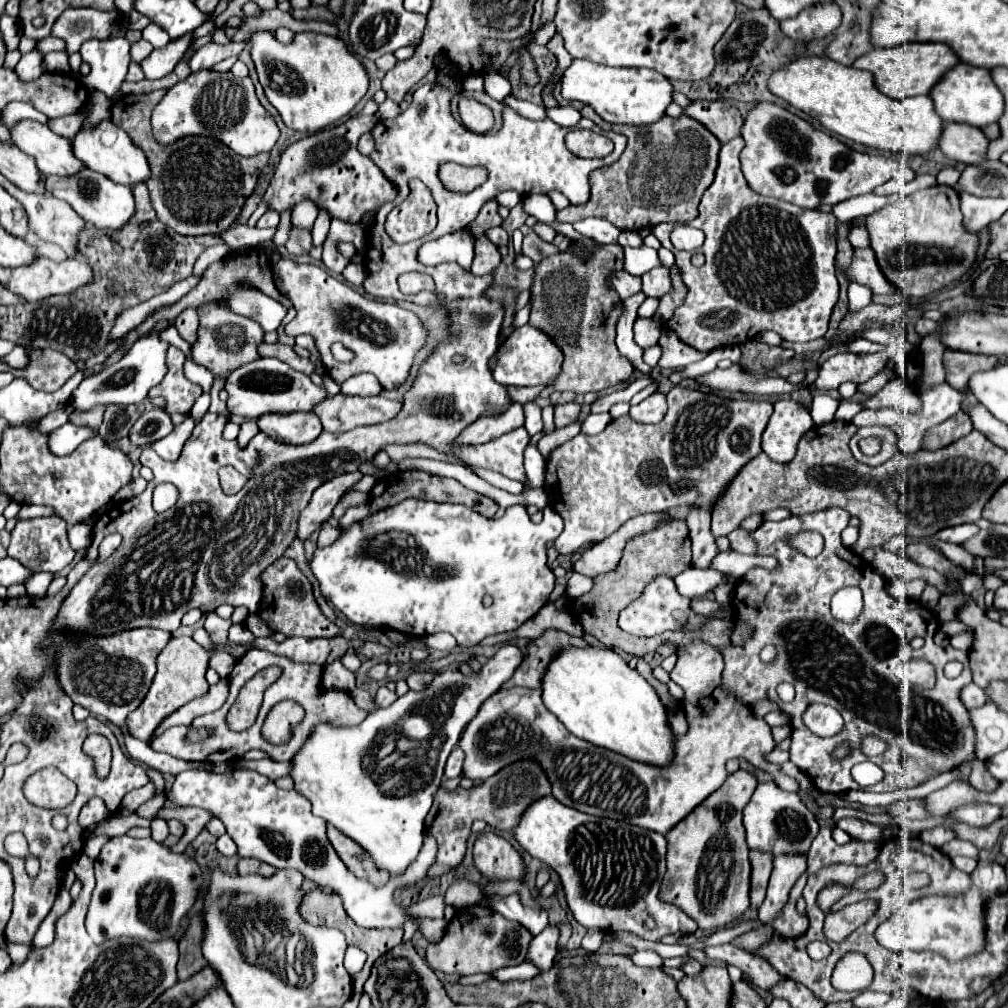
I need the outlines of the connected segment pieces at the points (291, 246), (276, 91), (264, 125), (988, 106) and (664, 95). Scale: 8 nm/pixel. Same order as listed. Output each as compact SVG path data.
M293 228L291 236L289 236L287 244L285 244L285 248L289 250L289 254L293 254L293 256L307 256L309 250L311 250L311 246L313 246L311 234L303 232L303 230L297 230L297 228Z
M271 32L251 36L251 58L267 100L277 108L285 126L297 132L317 132L341 120L365 96L369 78L361 62L339 38L301 32L289 46L275 40Z
M215 70L193 72L169 88L153 110L151 128L159 144L171 144L183 136L211 136L241 156L269 152L279 138L279 128L273 116L259 104L251 78L237 78L231 72Z
M957 64L943 76L943 82L935 86L935 92L931 92L931 98L935 102L937 114L945 122L959 122L959 124L969 124L977 128L985 128L989 124L997 124L1005 112L1005 100L999 88L995 86L991 72L987 68L975 68L971 64Z
M573 60L573 64L565 70L563 76L563 98L567 100L579 100L585 102L589 106L595 108L595 112L613 124L633 124L633 126L641 126L641 124L651 124L659 118L665 116L667 106L673 102L673 84L659 72L649 70L649 68L609 68L609 66L601 66L589 60Z

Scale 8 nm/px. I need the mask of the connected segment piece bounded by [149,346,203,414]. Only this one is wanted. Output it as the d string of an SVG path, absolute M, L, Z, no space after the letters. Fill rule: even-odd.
M175 346L169 348L167 352L167 368L169 372L165 374L165 378L161 380L161 384L157 384L155 388L151 388L149 398L157 398L163 396L165 398L165 412L173 414L189 414L195 400L203 394L201 386L187 380L183 376L183 352Z

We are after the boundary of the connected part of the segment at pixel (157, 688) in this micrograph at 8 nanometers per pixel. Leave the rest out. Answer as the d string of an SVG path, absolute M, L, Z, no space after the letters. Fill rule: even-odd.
M187 636L171 638L169 644L165 646L165 650L157 658L157 674L153 678L153 684L151 684L145 700L139 704L139 708L135 712L131 712L127 716L129 734L137 740L149 742L155 736L155 728L171 712L175 712L177 708L181 708L199 696L205 696L209 692L209 684L205 680L207 666L209 666L209 656L193 638L187 638Z

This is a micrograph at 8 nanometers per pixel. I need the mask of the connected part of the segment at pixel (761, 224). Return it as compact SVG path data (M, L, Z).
M741 136L721 146L715 180L705 190L699 202L699 216L689 222L693 228L705 232L705 244L699 248L699 252L703 252L707 258L703 266L699 268L693 266L691 252L677 250L671 244L669 240L669 234L673 230L671 222L657 224L651 228L651 234L655 234L657 240L675 254L675 262L689 288L687 300L683 302L683 306L675 310L667 326L673 332L677 332L677 336L685 344L693 346L699 352L711 352L727 344L743 344L747 340L753 340L759 332L765 330L777 332L787 342L809 342L821 338L823 332L827 330L831 310L839 298L839 284L833 266L835 248L831 242L833 220L825 212L803 210L797 208L795 204L775 198L763 198L751 192L739 168L741 148L743 148Z

